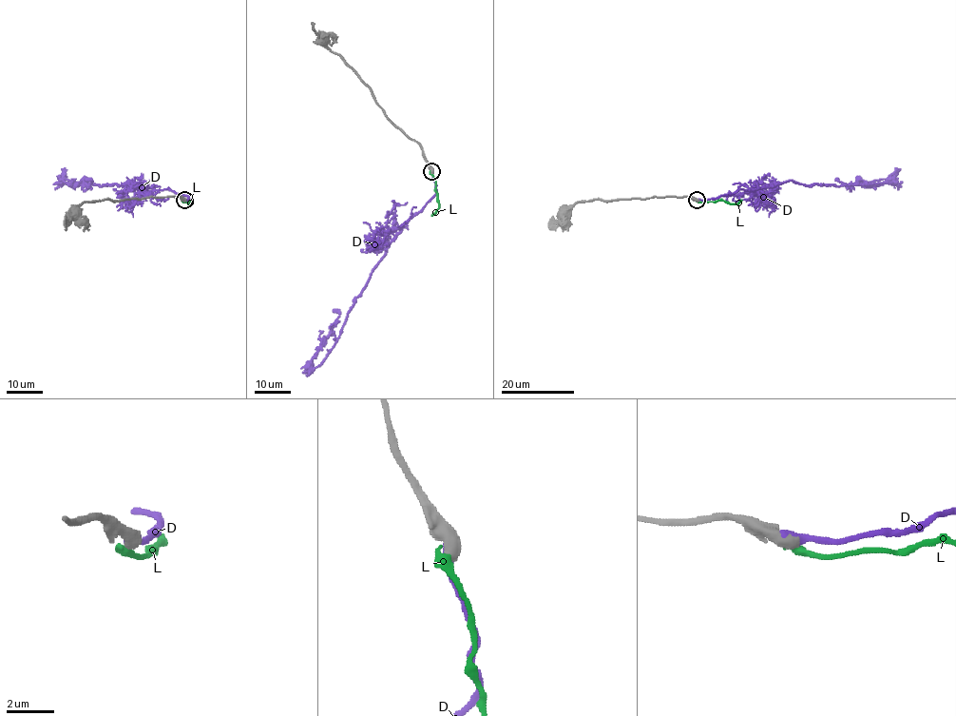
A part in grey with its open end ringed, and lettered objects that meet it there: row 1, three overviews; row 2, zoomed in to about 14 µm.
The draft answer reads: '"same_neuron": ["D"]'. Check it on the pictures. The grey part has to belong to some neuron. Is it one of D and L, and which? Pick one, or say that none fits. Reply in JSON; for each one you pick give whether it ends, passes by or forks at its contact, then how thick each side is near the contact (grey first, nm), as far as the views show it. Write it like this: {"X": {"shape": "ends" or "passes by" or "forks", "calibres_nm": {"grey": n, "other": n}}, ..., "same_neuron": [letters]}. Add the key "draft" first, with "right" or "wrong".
{"draft": "right", "D": {"shape": "ends", "calibres_nm": {"grey": 650, "other": 500}}, "same_neuron": ["D"]}

